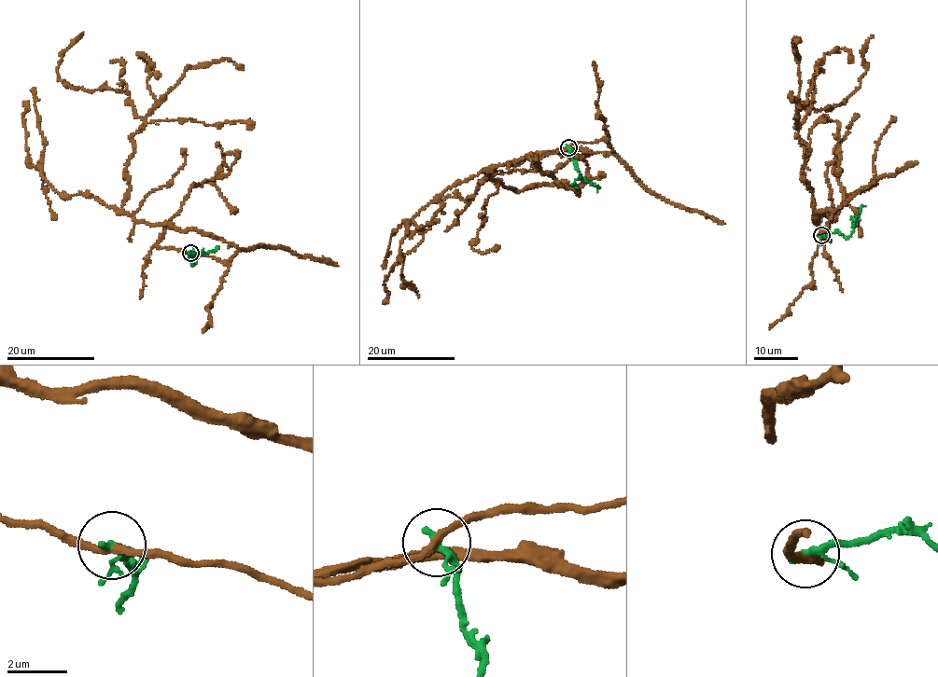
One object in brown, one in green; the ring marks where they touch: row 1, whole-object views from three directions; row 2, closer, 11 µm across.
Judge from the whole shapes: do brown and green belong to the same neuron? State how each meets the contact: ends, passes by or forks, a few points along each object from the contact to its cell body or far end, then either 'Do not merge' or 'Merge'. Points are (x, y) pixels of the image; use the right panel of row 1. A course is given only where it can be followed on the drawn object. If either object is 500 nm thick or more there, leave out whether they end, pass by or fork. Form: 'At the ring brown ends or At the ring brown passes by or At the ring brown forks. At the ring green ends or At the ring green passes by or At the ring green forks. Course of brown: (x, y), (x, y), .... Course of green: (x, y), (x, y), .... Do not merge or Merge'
At the ring brown passes by. At the ring green passes by. Course of brown: (821, 236), (832, 211), (813, 222), (798, 127), (811, 104), (800, 107), (843, 103), (860, 86), (873, 35). Course of green: (821, 236), (838, 232), (848, 237), (853, 232), (853, 222), (864, 205). Do not merge

